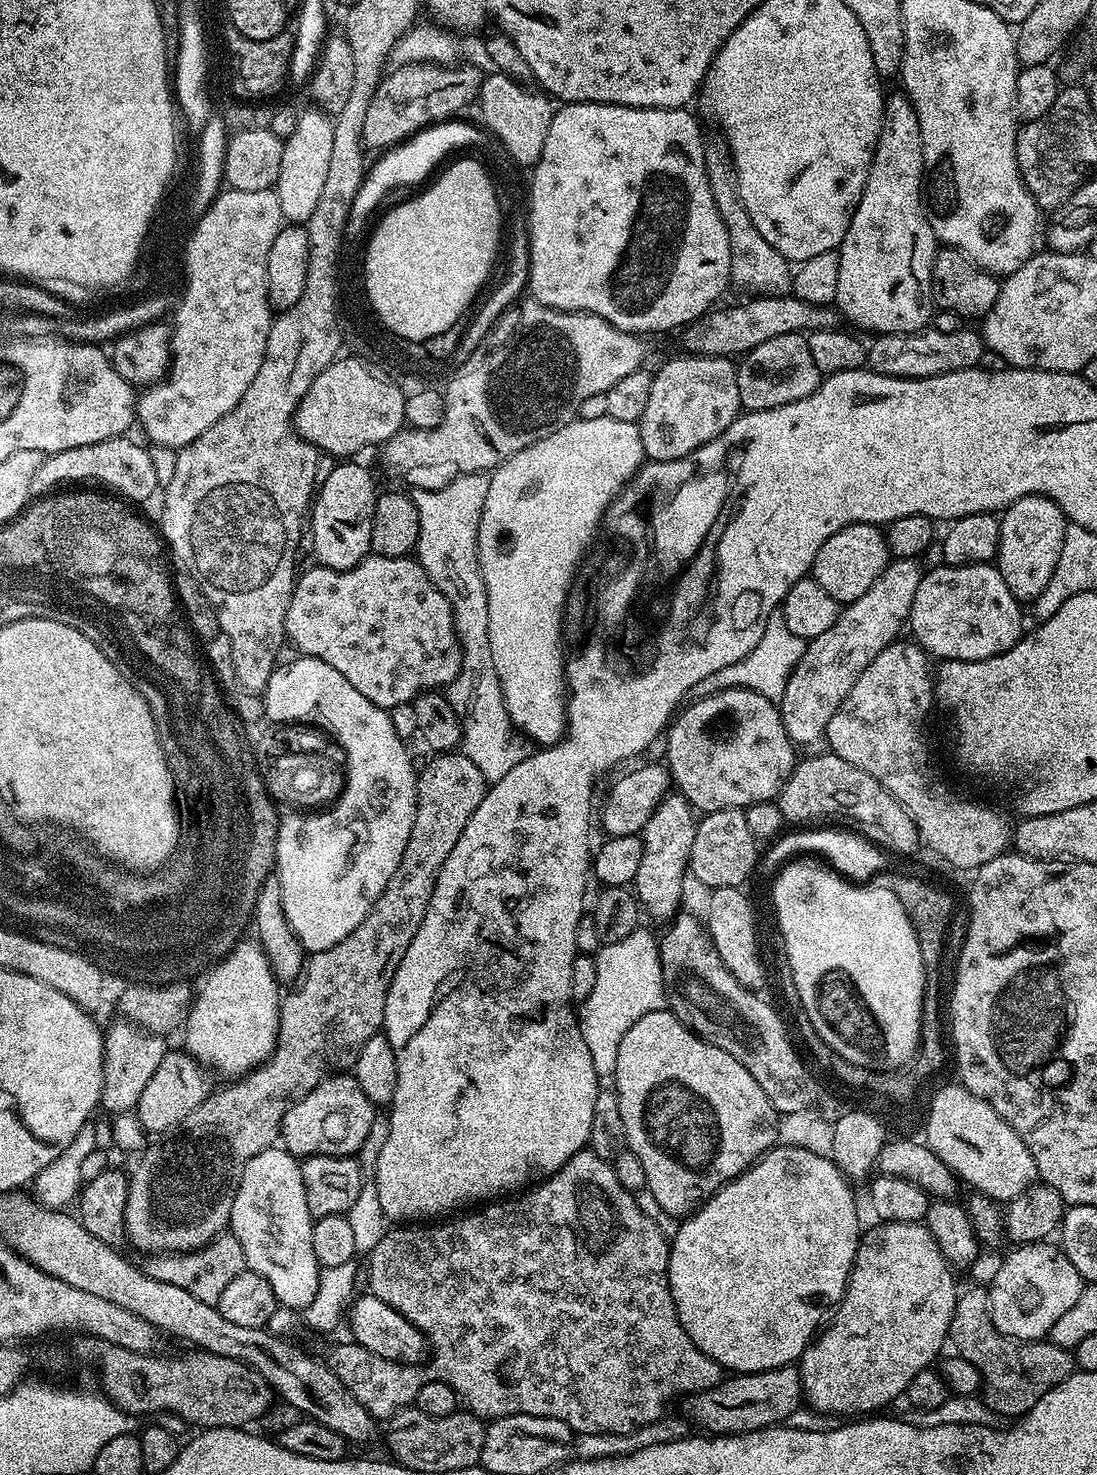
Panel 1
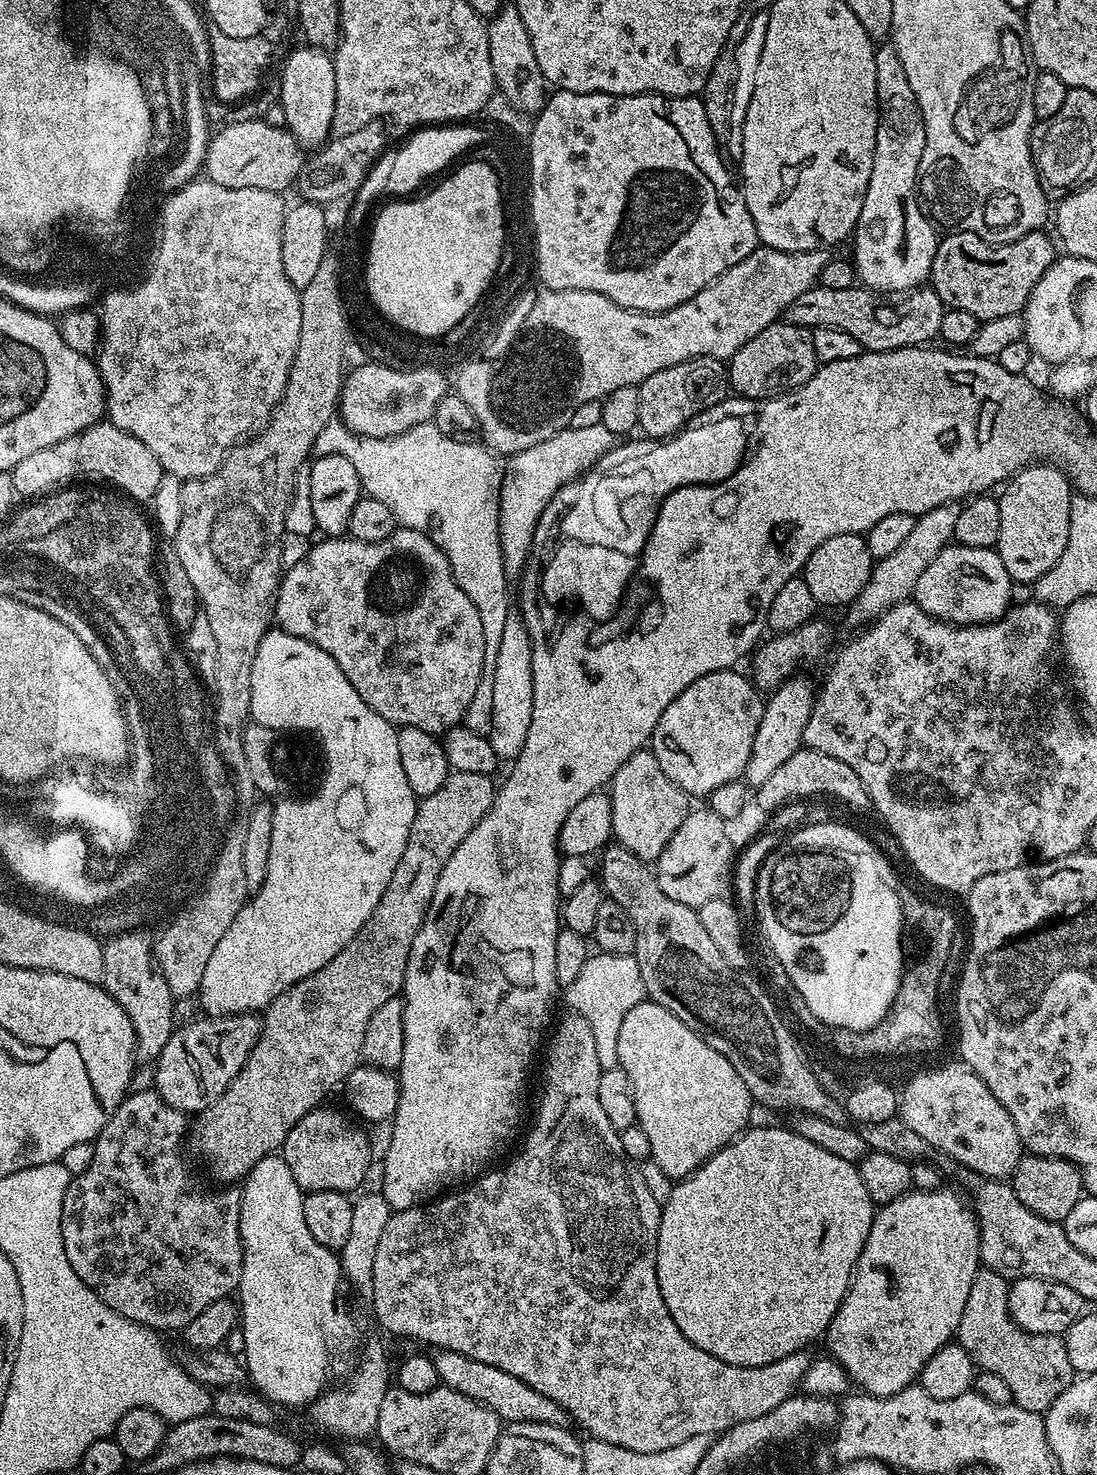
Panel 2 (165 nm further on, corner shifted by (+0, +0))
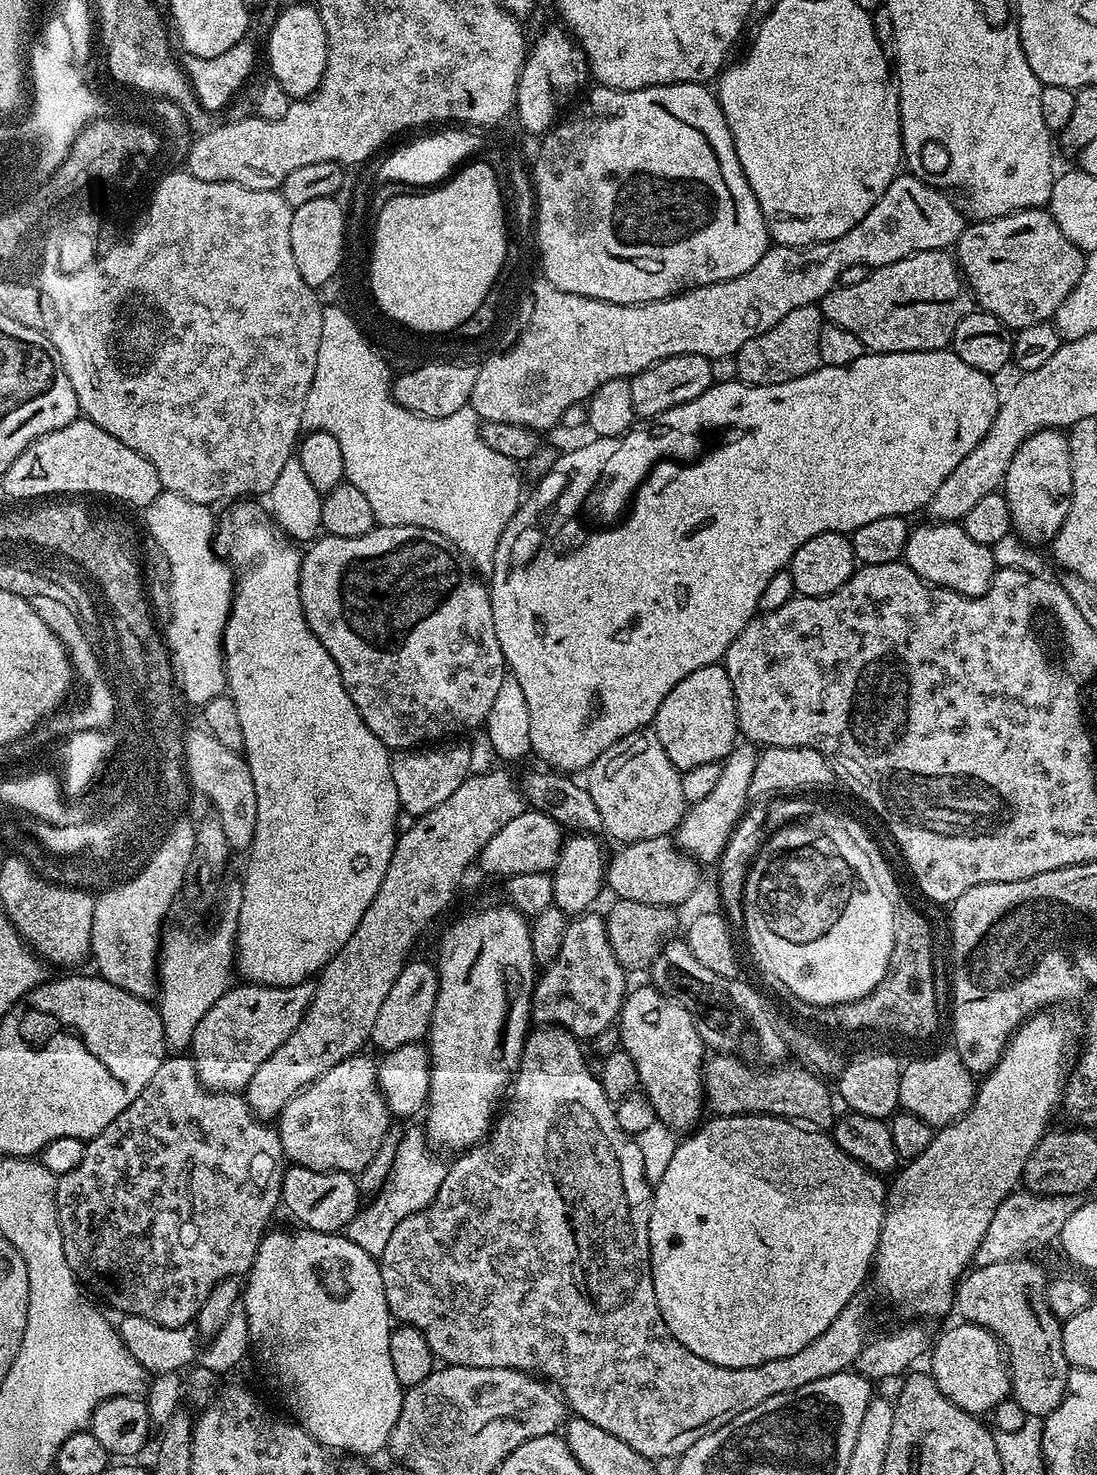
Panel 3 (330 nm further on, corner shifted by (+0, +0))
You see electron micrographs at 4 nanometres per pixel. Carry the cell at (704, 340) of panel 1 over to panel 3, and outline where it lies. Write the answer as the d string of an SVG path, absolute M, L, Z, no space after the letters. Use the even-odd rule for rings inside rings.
M937 250L935 252L919 252L910 258L902 258L898 262L890 262L881 268L871 269L868 276L862 278L862 282L857 282L854 286L840 284L832 288L820 299L818 307L827 323L842 326L842 330L850 330L850 334L855 334L858 342L862 342L868 352L939 352L951 345L954 326L958 326L958 322L962 322L962 318L966 318L966 314L973 311L974 297L960 271L960 265L956 263L955 259L947 251Z

